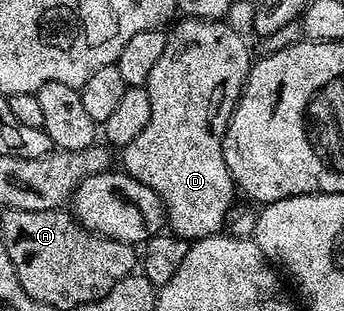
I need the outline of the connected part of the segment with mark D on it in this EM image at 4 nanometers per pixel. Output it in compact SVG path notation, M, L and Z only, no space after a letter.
M180 19L166 36L166 47L146 86L150 95L150 123L134 143L123 146L124 165L129 177L146 183L160 197L166 210L166 225L175 236L199 239L219 234L232 205L234 182L224 158L224 132L248 77L249 42L220 19Z

